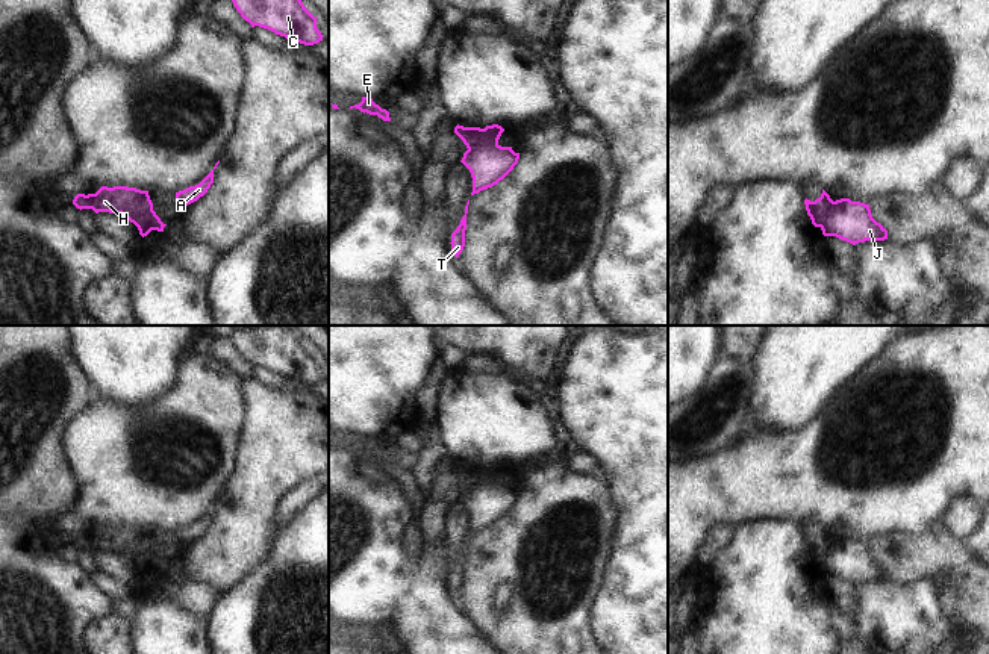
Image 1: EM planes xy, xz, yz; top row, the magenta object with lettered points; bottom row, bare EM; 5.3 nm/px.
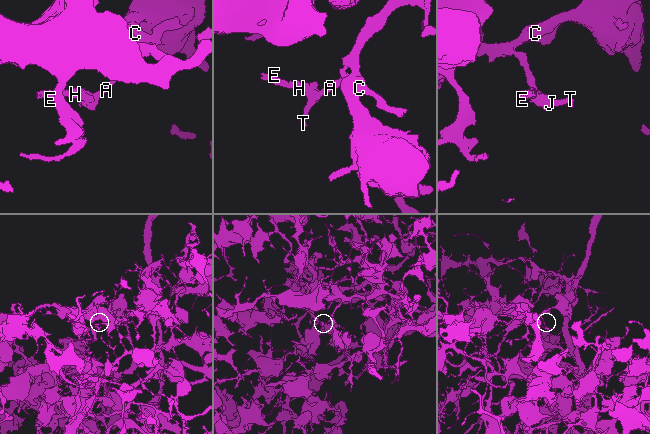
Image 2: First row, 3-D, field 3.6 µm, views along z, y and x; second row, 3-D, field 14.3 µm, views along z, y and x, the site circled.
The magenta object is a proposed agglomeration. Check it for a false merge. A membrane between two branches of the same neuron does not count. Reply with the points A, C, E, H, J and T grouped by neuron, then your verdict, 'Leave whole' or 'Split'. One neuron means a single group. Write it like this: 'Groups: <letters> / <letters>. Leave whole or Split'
Groups: A C J T / E H. Split

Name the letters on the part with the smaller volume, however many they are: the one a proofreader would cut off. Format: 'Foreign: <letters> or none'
Foreign: E, H

